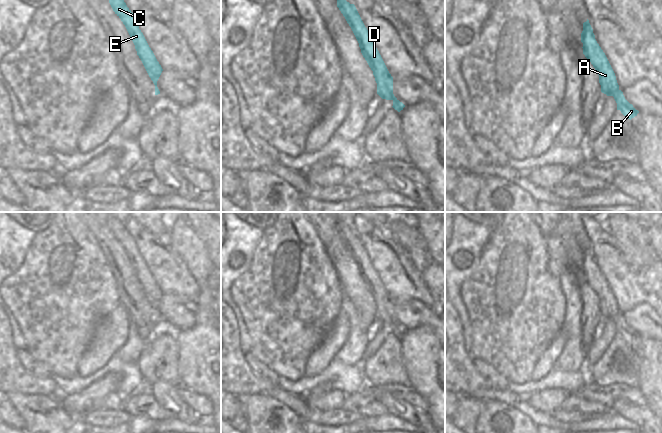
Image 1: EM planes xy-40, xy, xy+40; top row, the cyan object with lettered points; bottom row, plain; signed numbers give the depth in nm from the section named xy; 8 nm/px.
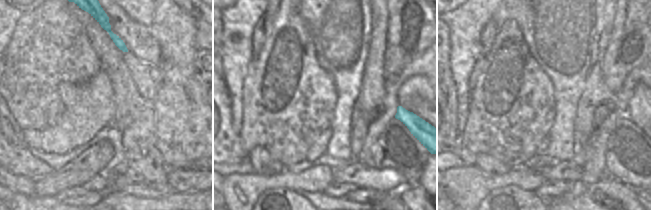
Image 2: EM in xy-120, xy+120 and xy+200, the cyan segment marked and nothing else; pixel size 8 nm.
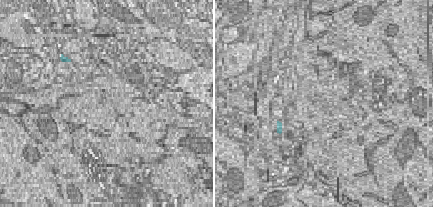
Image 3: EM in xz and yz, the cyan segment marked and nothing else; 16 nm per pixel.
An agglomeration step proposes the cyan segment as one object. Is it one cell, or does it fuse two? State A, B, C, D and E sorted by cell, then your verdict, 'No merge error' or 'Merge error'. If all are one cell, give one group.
Groups: A B C D E. No merge error.

